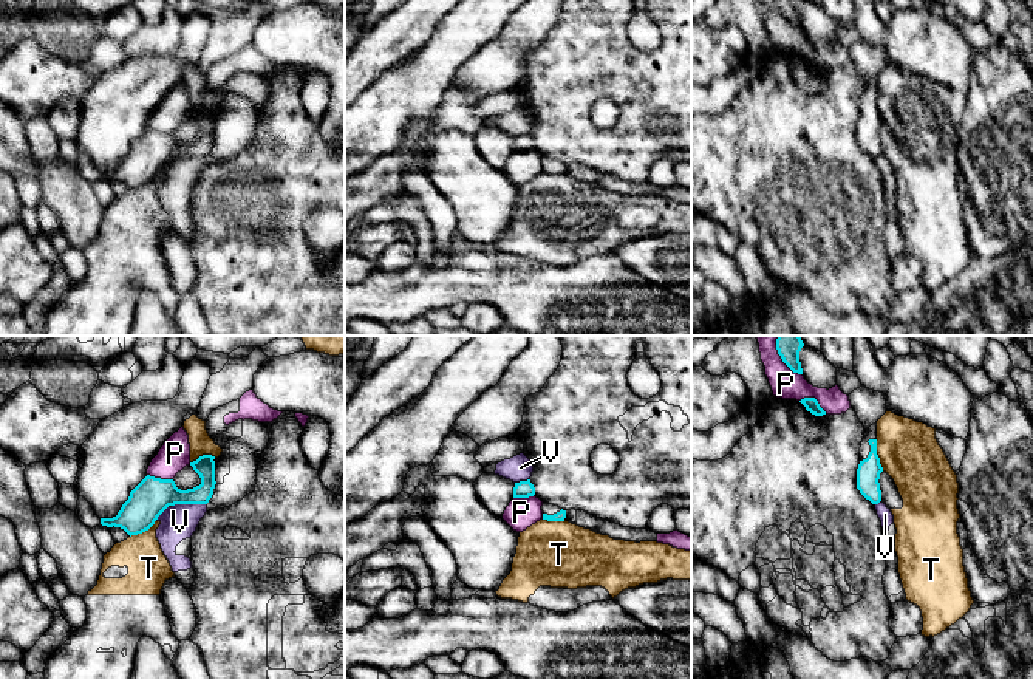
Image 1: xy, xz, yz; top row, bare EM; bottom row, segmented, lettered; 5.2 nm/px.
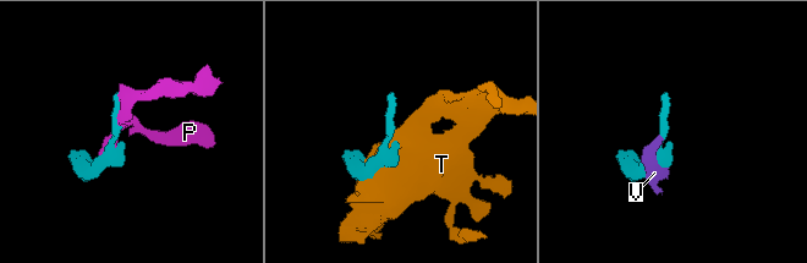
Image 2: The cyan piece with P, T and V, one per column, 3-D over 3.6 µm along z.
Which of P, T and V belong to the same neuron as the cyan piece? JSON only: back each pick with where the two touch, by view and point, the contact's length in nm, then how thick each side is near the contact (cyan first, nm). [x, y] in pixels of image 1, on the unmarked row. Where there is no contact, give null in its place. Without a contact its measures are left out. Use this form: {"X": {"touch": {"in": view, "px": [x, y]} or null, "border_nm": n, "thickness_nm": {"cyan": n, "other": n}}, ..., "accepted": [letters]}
{"P": {"touch": {"in": "yz", "px": [786, 17]}, "border_nm": 200, "thickness_nm": {"cyan": 100, "other": 150}}, "V": {"touch": {"in": "xy", "px": [189, 156]}, "border_nm": 180, "thickness_nm": {"cyan": 190, "other": 180}}, "accepted": ["P", "V"]}

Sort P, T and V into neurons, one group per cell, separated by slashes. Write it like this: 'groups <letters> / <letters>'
groups P V / T

